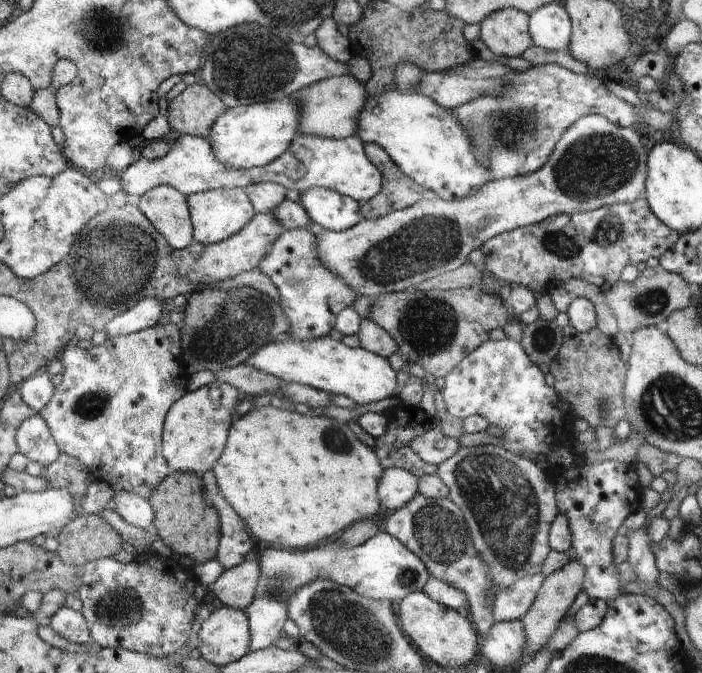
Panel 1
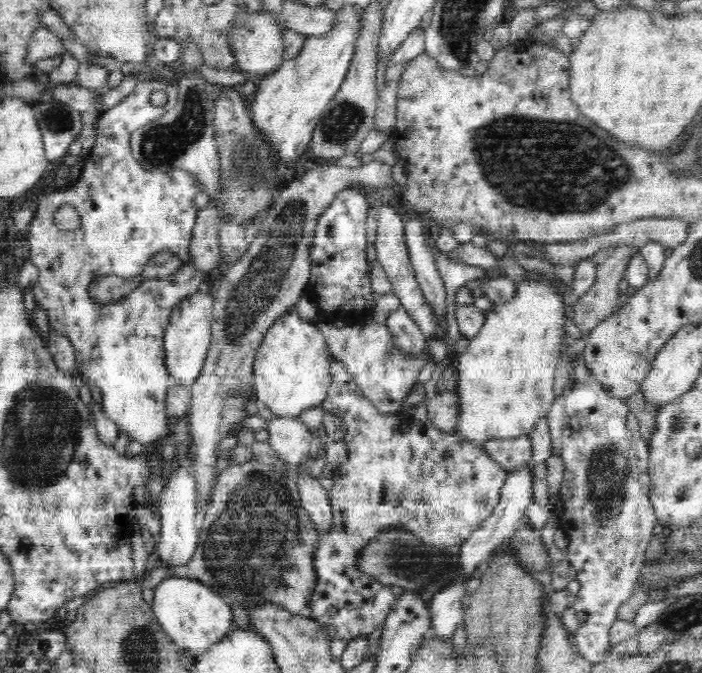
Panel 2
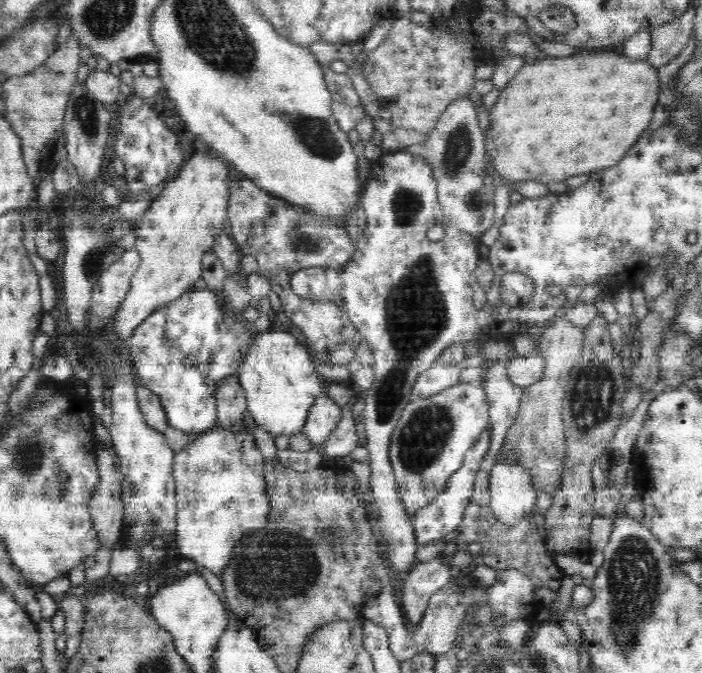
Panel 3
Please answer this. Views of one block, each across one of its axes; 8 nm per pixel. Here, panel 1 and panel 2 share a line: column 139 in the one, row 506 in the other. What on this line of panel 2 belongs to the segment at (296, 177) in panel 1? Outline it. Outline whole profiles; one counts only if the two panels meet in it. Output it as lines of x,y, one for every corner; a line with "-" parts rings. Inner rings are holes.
176,466
176,470
166,478
166,488
158,496
156,512
160,514
162,520
162,532
160,532
160,542
158,542
158,556
164,564
168,566
182,566
190,564
198,544
200,544
200,508
198,508
198,482
190,468

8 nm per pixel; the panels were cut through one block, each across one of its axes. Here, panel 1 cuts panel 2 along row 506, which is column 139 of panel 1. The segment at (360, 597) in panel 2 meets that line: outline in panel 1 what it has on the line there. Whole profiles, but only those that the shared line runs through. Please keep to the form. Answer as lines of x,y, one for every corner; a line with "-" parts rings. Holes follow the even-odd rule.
161,318
161,322
153,328
147,328
143,332
137,332
137,334
123,334
123,336
107,336
107,340
99,346
93,346
91,350
83,350
79,346
67,346
67,352
63,352
61,356
61,364
65,366
65,374
63,374
63,380
61,384
57,386
55,390
55,396
51,398
51,402
37,412
37,416
43,416
47,420
47,426
51,428
53,432
53,438
57,442
57,446
61,448
61,452
81,460
93,474
99,482
107,482
115,494
121,494
121,492
131,492
131,494
139,494
141,498
149,500
151,494
155,492
155,488
159,488
159,484
163,484
163,480
167,480
167,476
171,476
171,466
163,454
163,436
165,436
165,424
167,424
167,414
171,412
171,408
175,408
175,404
179,404
179,400
183,400
183,396
187,396
187,382
189,382
189,374
187,370
183,370
183,364
181,364
181,358
183,358
183,328
181,326
175,326
173,322
165,322
163,320
167,318

